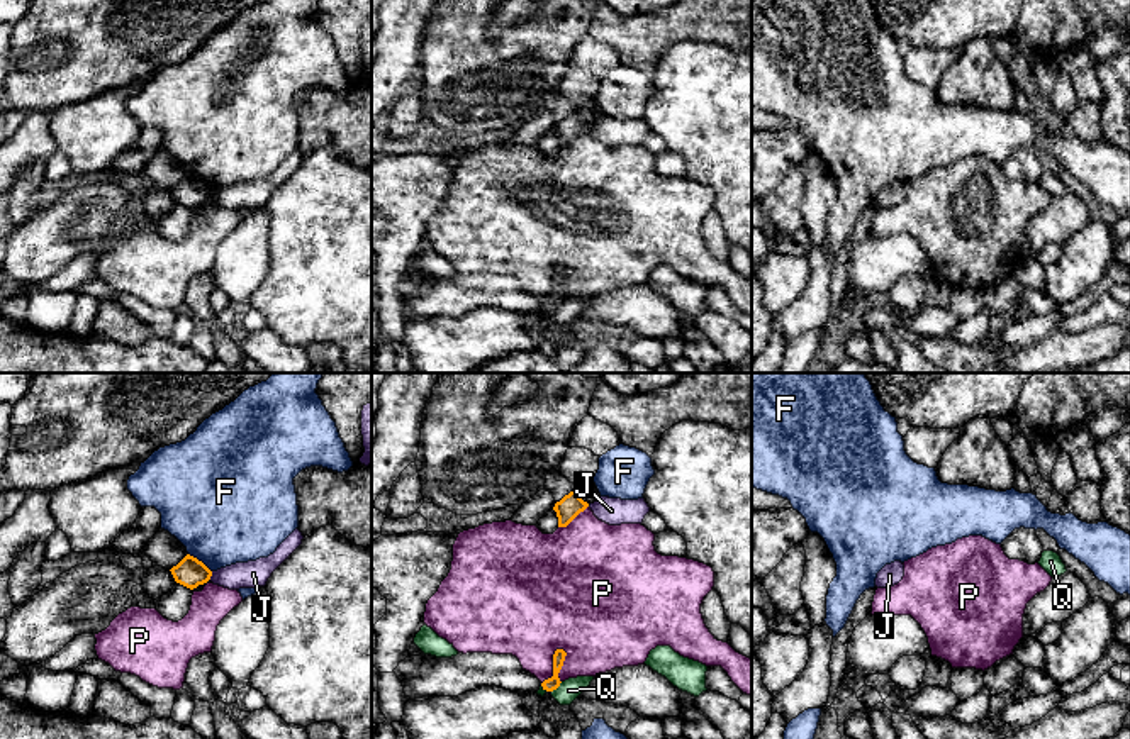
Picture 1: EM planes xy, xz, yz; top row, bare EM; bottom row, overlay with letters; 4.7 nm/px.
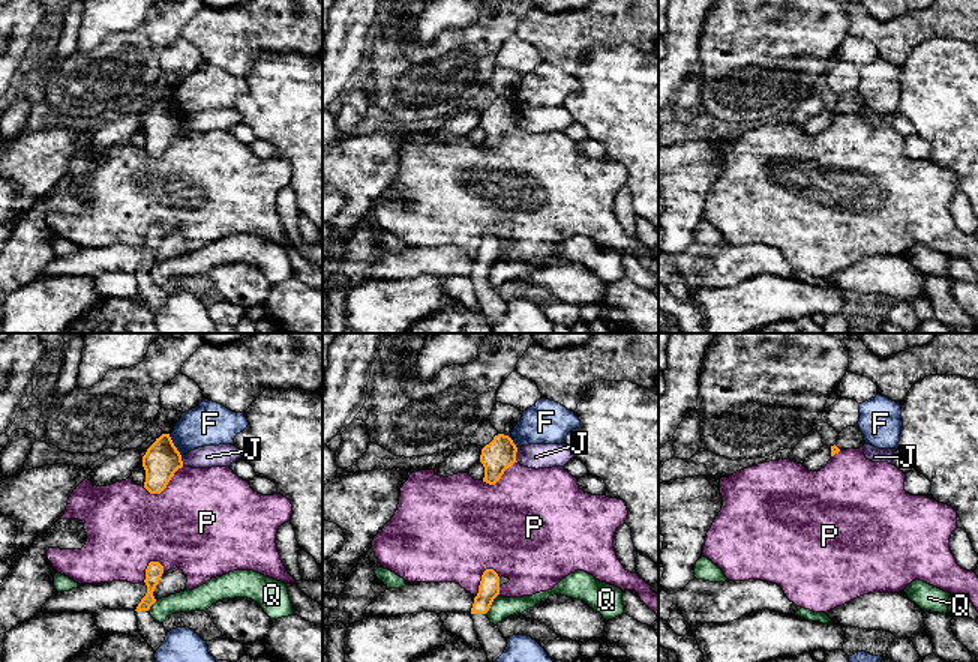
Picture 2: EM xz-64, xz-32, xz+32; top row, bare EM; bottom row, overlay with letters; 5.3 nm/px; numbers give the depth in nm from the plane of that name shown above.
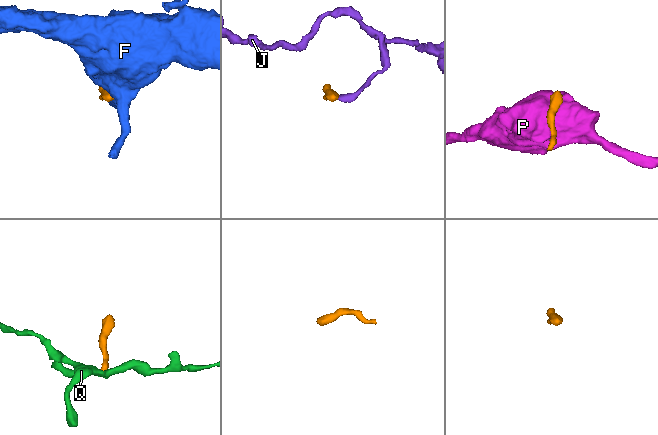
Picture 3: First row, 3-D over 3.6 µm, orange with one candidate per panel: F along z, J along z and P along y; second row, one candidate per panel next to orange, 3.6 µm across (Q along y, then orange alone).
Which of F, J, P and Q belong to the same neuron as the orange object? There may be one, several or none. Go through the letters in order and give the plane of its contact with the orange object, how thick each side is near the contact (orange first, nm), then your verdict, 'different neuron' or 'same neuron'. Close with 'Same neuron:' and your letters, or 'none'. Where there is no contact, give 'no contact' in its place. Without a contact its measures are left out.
F: xy | 140/480 nm | different neuron
J: xy | 140/130 nm | different neuron
P: xz | 70/380 nm | different neuron
Q: xz | 70/100 nm | different neuron
Same neuron: none

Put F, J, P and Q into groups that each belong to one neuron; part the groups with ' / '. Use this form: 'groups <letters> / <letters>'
groups F / J / P / Q

